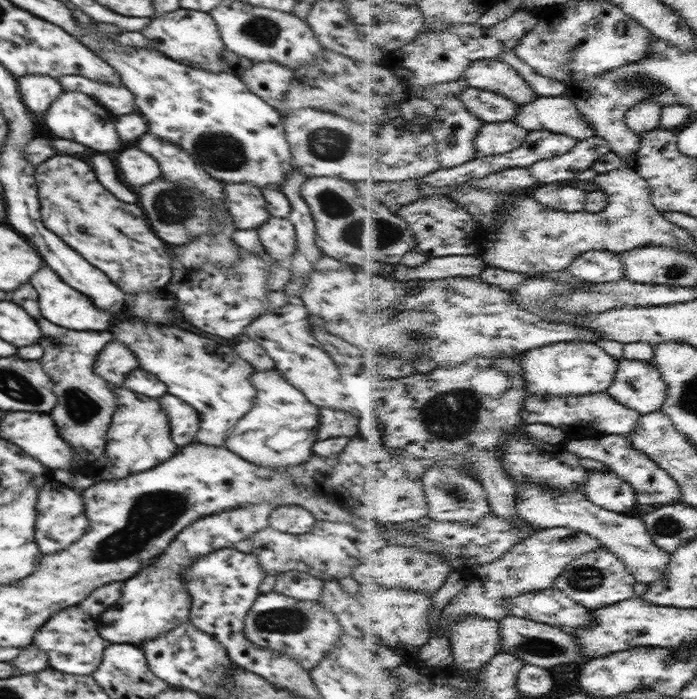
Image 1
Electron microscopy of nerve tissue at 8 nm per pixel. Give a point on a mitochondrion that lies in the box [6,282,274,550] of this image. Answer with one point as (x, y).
(81, 409)

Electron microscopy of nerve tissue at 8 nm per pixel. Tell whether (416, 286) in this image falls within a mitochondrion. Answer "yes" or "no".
no

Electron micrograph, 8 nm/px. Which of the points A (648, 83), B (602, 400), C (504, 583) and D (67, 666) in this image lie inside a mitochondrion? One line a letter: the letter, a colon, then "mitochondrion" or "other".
A: mitochondrion
B: other
C: other
D: other

